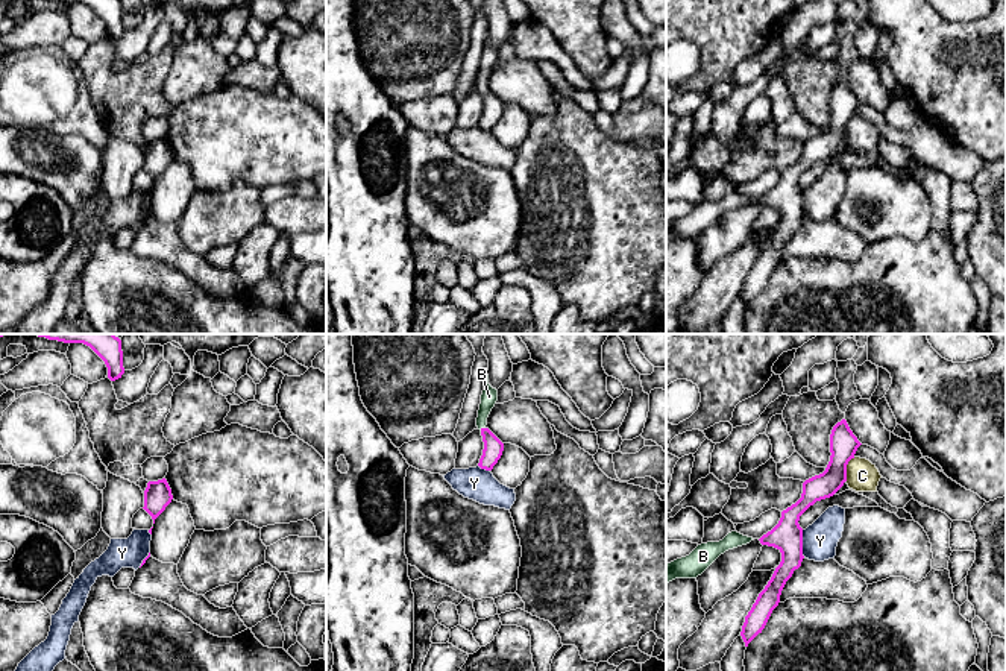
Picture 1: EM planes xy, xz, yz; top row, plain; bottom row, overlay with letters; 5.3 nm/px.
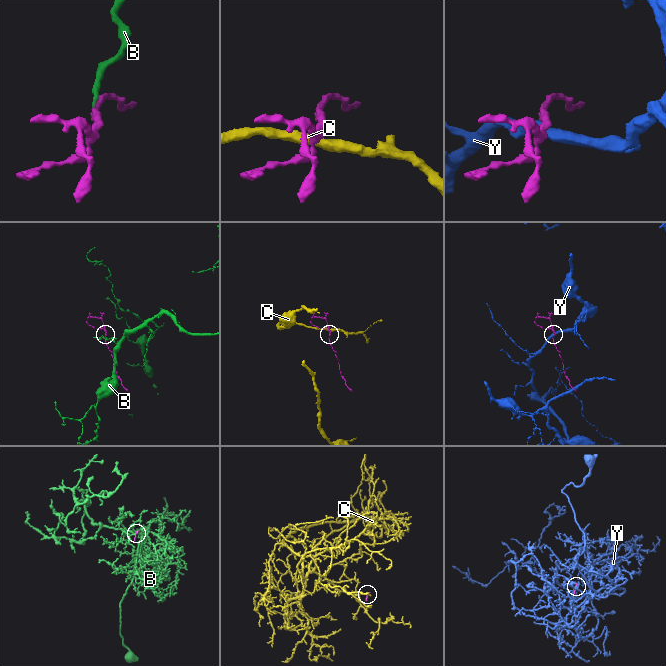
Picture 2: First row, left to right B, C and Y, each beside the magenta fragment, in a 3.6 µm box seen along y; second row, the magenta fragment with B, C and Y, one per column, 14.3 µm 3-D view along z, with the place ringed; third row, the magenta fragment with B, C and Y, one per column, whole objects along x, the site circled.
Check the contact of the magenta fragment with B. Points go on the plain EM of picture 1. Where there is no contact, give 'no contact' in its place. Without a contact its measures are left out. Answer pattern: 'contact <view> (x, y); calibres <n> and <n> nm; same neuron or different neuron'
contact xz (481, 88); calibres 100 and 90 nm; same neuron

